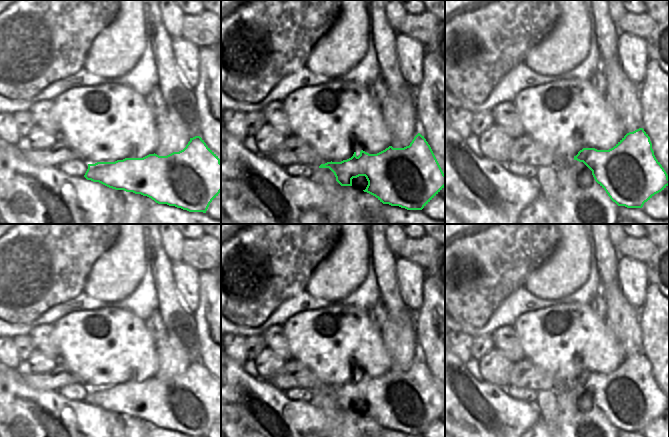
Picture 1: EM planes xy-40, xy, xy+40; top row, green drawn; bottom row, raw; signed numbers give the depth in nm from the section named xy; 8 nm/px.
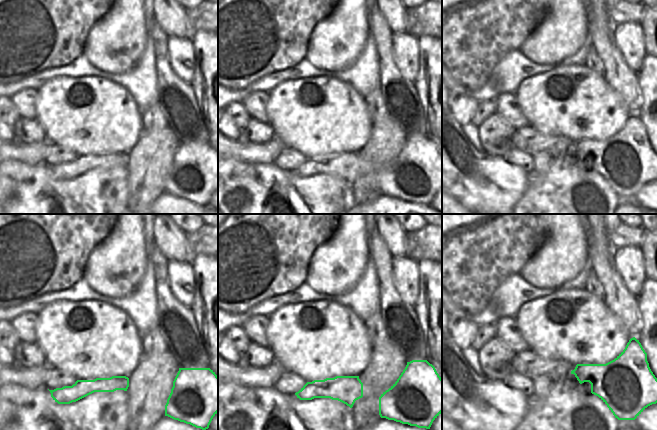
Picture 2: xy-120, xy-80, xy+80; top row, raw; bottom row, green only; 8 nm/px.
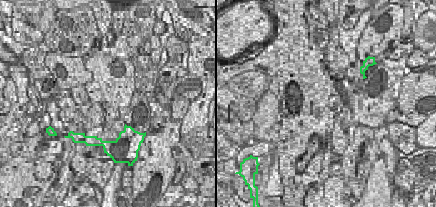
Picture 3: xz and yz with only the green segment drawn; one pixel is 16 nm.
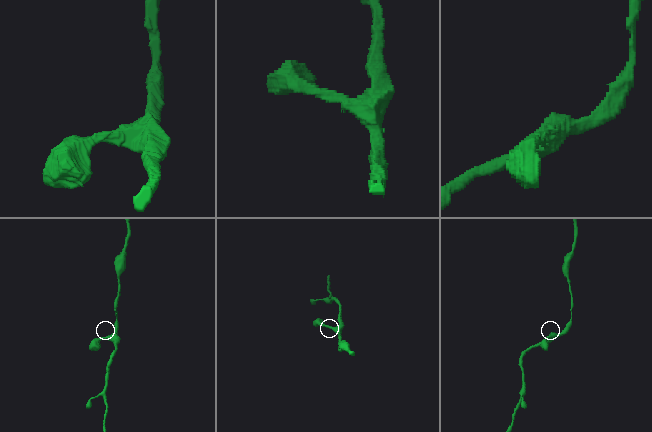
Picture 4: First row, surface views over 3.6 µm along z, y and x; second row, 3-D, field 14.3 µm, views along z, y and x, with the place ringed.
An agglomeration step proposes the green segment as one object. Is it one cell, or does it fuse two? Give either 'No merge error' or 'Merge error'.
No merge error.

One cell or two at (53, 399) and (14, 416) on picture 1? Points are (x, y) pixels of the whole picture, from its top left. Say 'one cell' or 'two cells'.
one cell

